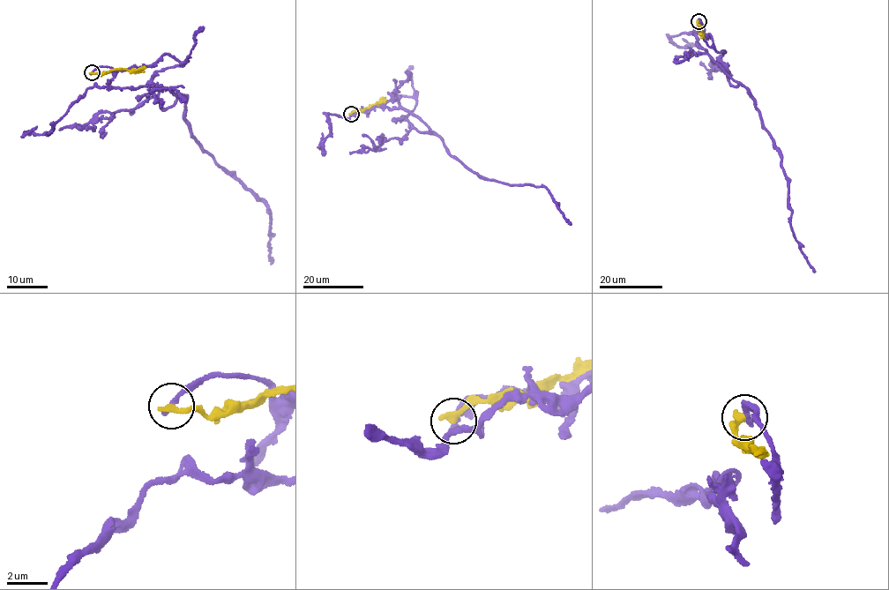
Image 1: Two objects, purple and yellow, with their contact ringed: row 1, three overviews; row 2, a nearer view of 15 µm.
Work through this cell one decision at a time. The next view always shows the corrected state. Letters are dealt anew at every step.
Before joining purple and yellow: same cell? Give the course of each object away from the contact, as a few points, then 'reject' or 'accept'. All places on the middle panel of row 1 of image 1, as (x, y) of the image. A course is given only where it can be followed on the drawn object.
purple runs (350, 114), (414, 98), (402, 119), (416, 130), (436, 134), (479, 175), (542, 186), (571, 225); yellow runs (350, 114), (378, 103), (385, 97); reject

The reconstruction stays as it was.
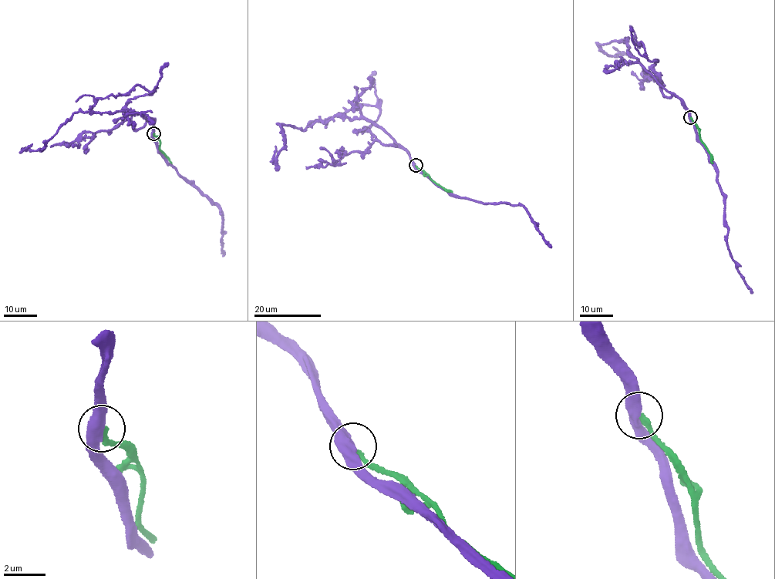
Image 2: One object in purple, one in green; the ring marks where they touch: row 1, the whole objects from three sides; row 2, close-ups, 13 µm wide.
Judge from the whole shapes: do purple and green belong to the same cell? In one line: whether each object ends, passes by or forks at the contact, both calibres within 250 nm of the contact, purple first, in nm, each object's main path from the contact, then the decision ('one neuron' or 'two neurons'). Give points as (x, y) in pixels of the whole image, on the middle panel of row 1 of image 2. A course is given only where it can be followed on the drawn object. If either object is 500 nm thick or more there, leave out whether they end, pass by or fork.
purple passes by; green ends; calibres 480 and 200 nm; course purple (415, 165), (379, 126), (362, 118), (339, 116), (304, 129), (282, 126), (284, 139), (277, 155), (277, 170); course green (415, 165), (445, 190), (452, 192); two neurons

